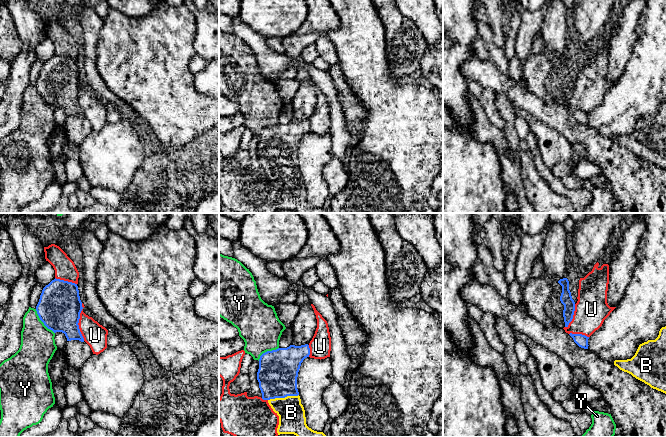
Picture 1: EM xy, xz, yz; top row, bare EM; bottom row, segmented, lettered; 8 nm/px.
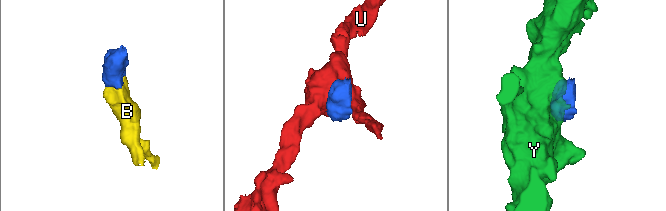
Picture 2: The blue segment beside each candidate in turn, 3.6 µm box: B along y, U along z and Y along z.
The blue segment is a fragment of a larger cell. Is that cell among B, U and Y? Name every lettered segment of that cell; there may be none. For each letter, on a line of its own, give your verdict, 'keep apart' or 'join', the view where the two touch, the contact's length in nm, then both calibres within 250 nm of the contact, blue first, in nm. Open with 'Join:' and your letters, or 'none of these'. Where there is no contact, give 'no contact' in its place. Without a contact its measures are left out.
Join: B
B: join | xz | 260 nm | 320/220 nm
U: keep apart | xy | 300 nm | 340/190 nm
Y: keep apart | xy | 260 nm | 340/280 nm

